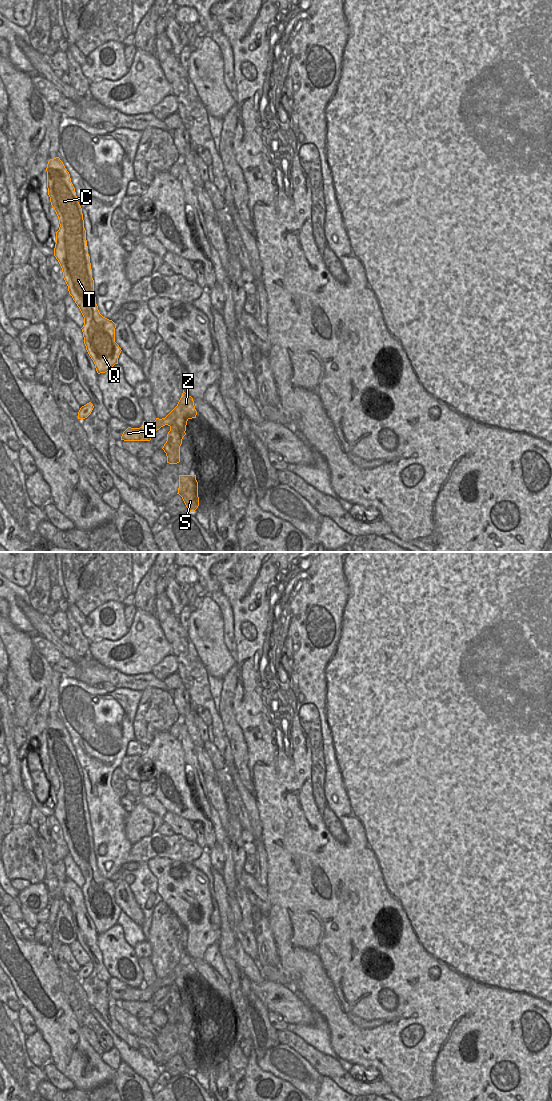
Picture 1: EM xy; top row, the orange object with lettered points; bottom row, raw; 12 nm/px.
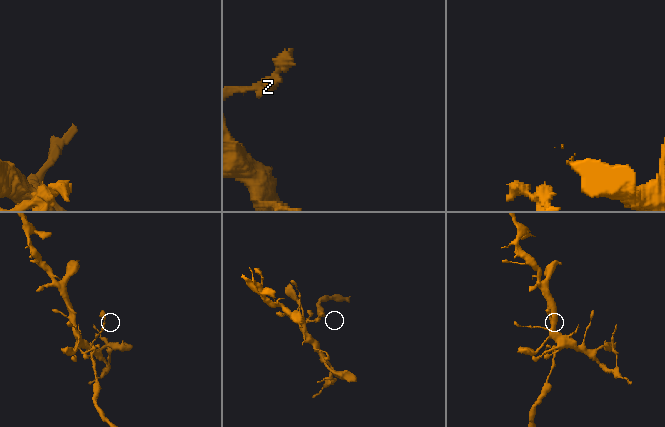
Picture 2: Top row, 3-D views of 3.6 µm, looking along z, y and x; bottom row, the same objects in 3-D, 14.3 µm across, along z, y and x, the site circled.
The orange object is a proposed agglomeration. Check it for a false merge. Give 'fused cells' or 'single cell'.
fused cells

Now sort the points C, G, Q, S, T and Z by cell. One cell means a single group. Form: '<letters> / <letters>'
C G Q T / S Z

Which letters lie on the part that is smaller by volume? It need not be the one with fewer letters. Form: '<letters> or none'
S, Z

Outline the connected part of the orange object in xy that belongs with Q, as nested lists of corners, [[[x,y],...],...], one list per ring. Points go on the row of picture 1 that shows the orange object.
[[[59,157],[48,161],[46,171],[48,195],[60,224],[54,256],[62,268],[69,294],[84,317],[81,329],[86,350],[97,373],[105,373],[118,364],[122,351],[115,342],[116,324],[103,317],[96,304],[82,208],[70,174]]]

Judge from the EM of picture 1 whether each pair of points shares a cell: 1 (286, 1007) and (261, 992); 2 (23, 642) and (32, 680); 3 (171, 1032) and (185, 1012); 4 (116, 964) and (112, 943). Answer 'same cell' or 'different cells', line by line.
1: same cell
2: same cell
3: same cell
4: same cell

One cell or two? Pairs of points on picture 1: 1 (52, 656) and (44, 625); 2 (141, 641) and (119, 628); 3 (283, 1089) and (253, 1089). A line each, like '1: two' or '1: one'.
1: two
2: two
3: one

